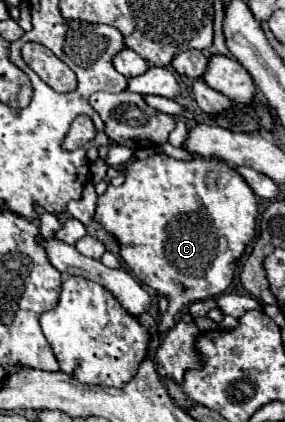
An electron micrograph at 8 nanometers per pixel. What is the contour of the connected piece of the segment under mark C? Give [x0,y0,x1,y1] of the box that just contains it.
[95,155,259,333]

